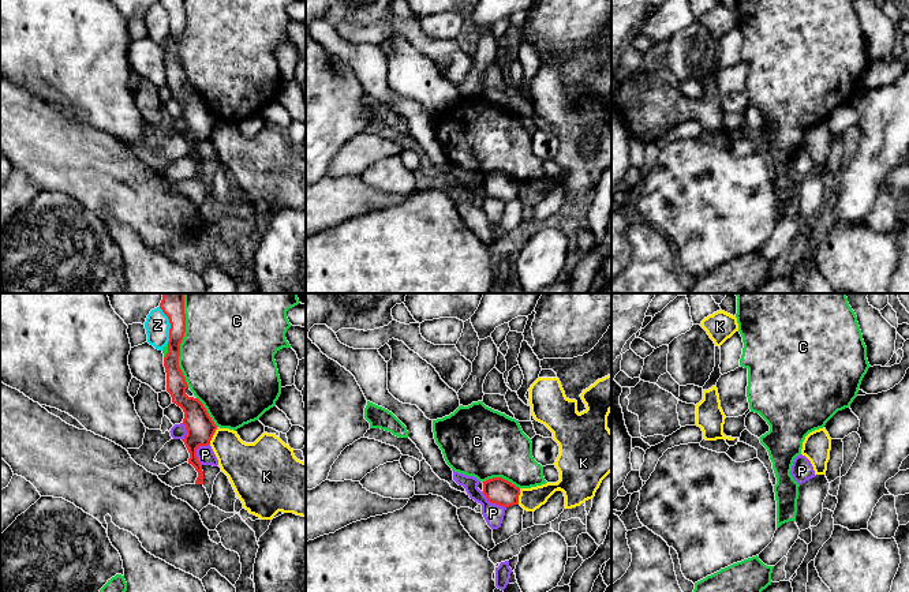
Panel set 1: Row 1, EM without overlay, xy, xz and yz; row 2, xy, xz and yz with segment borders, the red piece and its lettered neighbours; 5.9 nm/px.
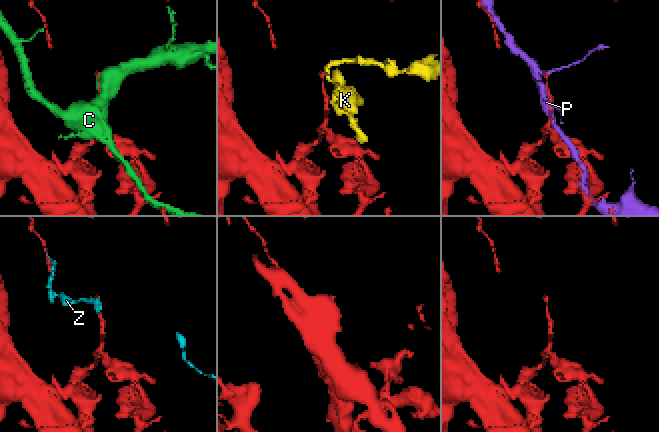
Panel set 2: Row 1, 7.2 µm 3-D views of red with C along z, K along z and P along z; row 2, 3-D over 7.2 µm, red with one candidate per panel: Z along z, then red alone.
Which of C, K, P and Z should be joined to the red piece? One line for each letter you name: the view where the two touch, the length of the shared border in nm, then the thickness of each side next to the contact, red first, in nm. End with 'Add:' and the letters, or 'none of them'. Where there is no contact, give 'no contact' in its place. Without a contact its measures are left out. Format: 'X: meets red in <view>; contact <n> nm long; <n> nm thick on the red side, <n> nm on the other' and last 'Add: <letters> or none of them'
Add: none of them

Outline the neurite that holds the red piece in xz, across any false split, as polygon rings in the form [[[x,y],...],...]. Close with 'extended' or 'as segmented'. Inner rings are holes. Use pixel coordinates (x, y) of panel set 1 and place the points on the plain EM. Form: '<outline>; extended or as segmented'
[[[502,172],[483,176],[483,188],[490,198],[504,202],[519,199],[520,183]]]; as segmented

